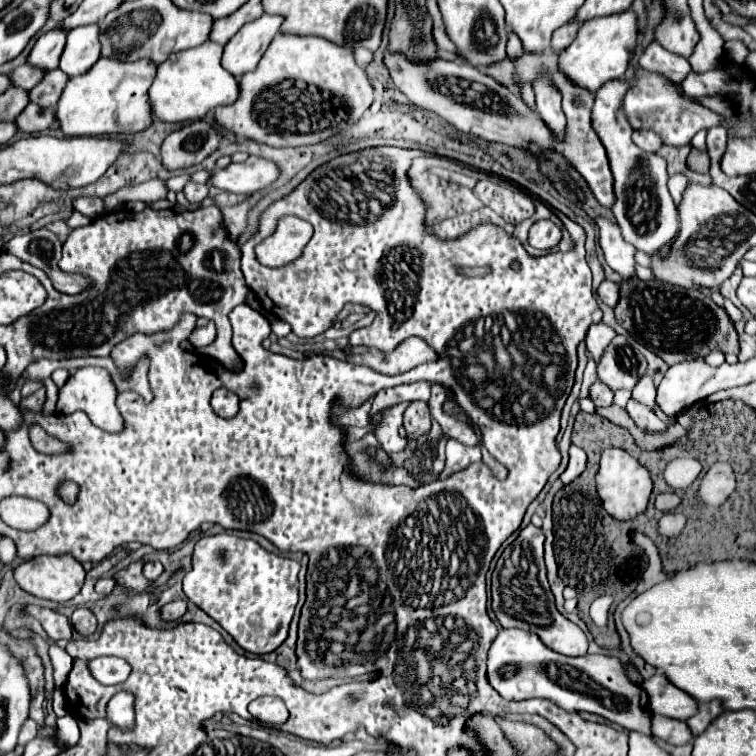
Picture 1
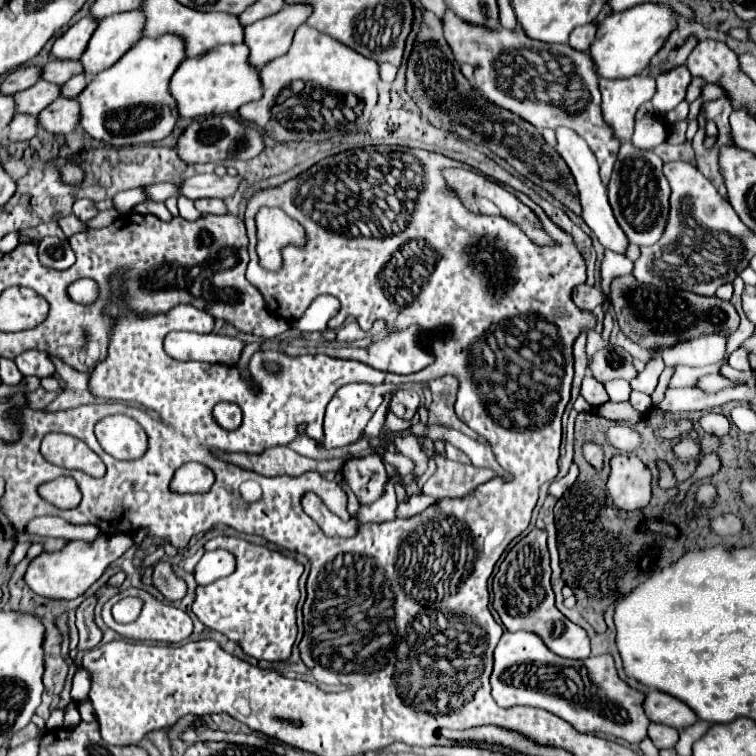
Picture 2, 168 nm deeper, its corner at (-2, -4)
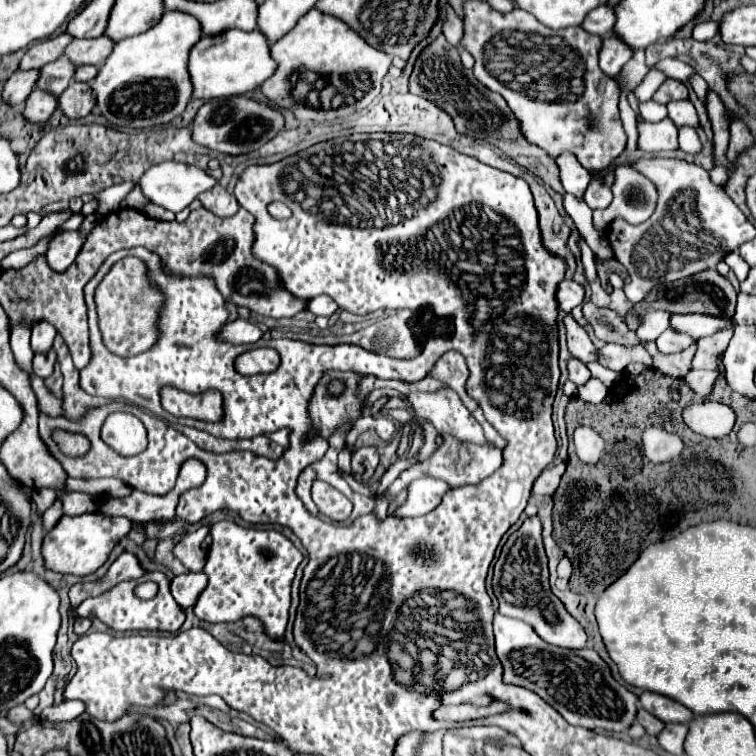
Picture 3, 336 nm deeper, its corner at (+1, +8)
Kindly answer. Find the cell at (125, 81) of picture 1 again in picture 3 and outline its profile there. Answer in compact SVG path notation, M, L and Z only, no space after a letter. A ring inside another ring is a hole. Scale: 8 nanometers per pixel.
M165 12L161 20L143 34L121 40L107 56L99 74L89 82L101 116L121 130L143 130L169 124L191 100L189 74L185 70L191 46L199 40L201 24L183 12Z

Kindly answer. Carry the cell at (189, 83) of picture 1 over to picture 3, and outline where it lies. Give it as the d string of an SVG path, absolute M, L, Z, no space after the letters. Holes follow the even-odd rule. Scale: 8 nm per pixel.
M229 30L217 36L201 38L191 48L187 68L193 84L193 98L203 100L247 94L259 88L275 72L273 58L269 56L269 42L265 42L265 36L259 30Z

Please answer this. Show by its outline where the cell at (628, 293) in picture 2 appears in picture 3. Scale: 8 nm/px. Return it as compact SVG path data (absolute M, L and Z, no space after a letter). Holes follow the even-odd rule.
M711 270L711 272L699 272L689 278L681 278L675 282L659 284L647 294L643 302L635 304L635 314L639 318L649 310L665 310L669 314L709 314L719 318L731 318L735 314L735 298L737 298L737 292L731 286L731 282L721 274L717 274L715 270Z

